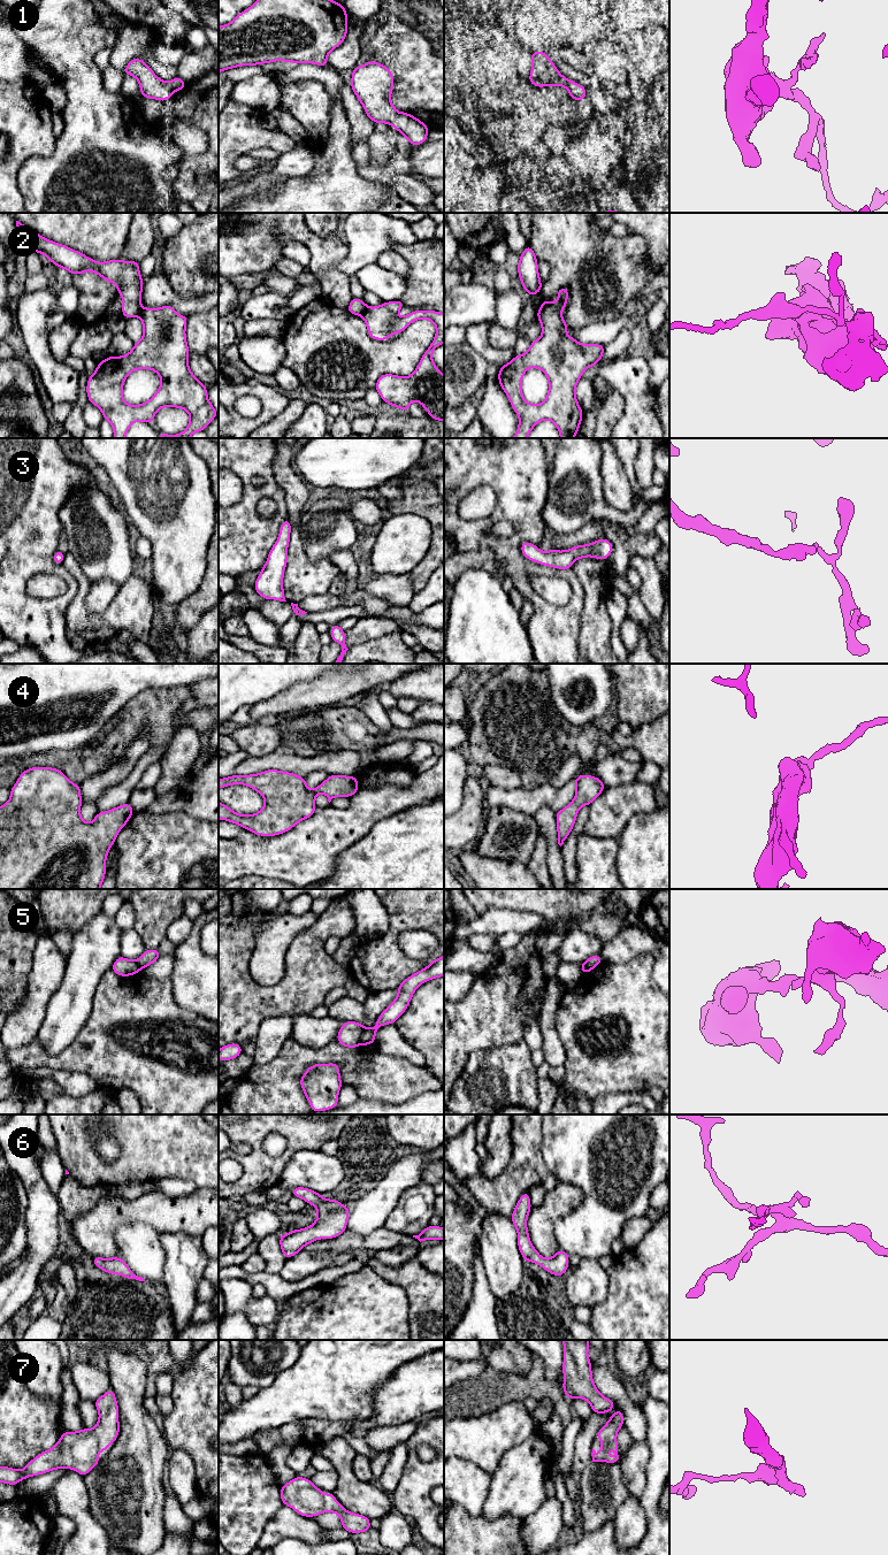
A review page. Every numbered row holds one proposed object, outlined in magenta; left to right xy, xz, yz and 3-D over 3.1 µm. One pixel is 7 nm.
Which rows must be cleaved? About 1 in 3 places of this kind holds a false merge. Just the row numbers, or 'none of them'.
2, 5

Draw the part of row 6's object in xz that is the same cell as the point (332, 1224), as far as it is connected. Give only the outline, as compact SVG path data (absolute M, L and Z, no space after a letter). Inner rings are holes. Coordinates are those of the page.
M296 1187L291 1193L313 1204L317 1210L317 1219L309 1227L280 1235L280 1246L286 1259L315 1240L334 1239L346 1231L350 1208L337 1200L324 1200L323 1195L305 1187Z

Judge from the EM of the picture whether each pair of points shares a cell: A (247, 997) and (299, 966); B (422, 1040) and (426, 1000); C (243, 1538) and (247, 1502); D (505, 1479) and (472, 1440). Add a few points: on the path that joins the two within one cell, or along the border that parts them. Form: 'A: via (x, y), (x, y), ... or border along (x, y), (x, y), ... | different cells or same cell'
A: via (261, 996), (275, 995), (290, 980) | same cell
B: via (423, 1029), (426, 1010) | same cell
C: via (243, 1529), (243, 1511) | same cell
D: border along (512, 1447), (503, 1455), (498, 1467), (490, 1476) | different cells

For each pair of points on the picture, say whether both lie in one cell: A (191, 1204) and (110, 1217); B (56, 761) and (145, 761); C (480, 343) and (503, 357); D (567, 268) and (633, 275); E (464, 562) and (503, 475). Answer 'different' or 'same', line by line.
A: same
B: different
C: same
D: same
E: different

